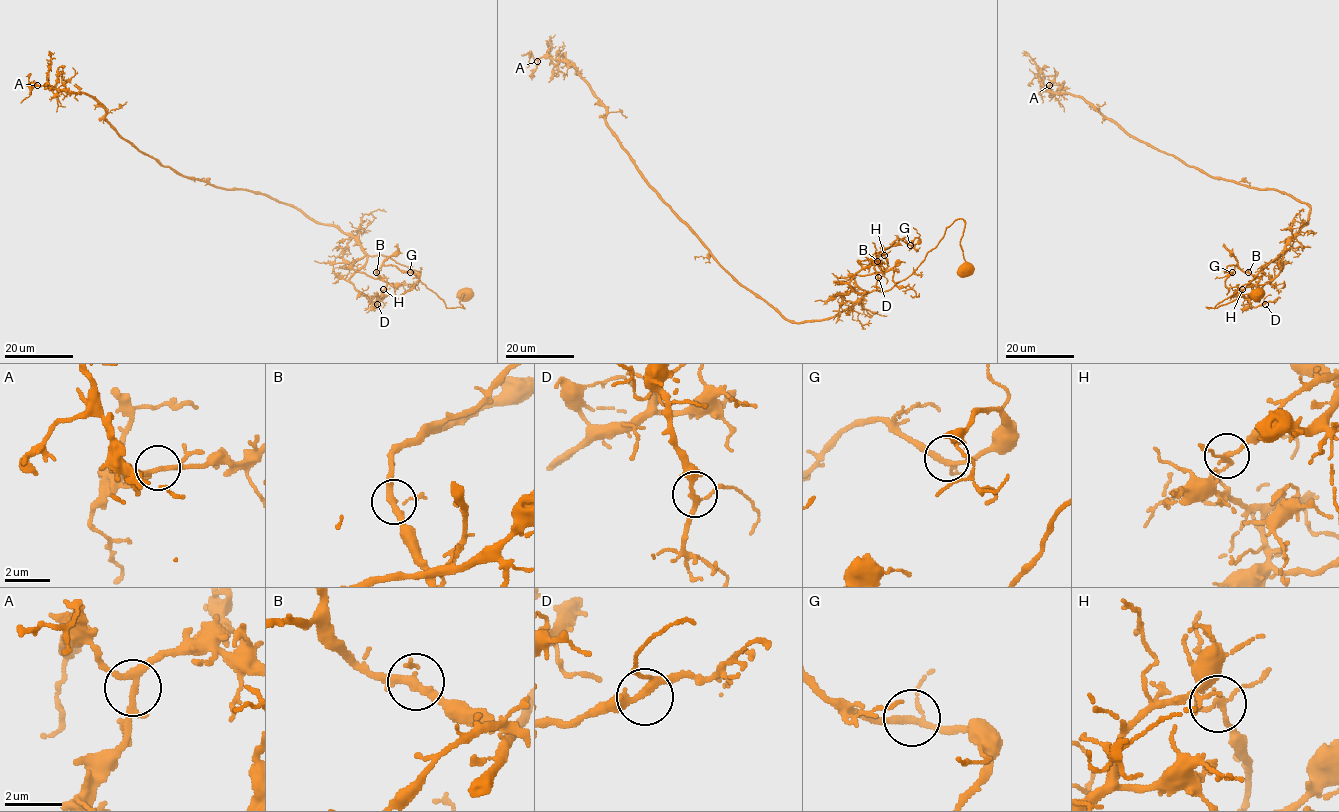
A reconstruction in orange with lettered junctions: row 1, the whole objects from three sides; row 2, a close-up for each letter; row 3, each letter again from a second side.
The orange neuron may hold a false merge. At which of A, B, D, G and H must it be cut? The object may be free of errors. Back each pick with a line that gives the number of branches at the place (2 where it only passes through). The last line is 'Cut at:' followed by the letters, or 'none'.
H: branches 3
Cut at: H

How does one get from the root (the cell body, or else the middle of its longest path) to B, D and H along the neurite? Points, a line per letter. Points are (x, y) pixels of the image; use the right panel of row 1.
B: (1258, 296), (1241, 295), (1206, 307), (1231, 296), (1279, 255), (1264, 265), (1259, 279), (1248, 272)
D: (1258, 296), (1241, 295), (1206, 307), (1231, 296), (1278, 255), (1280, 271), (1247, 299), (1251, 307), (1265, 304)
H: (1258, 296), (1241, 295), (1206, 307), (1231, 296), (1279, 255), (1242, 289)

